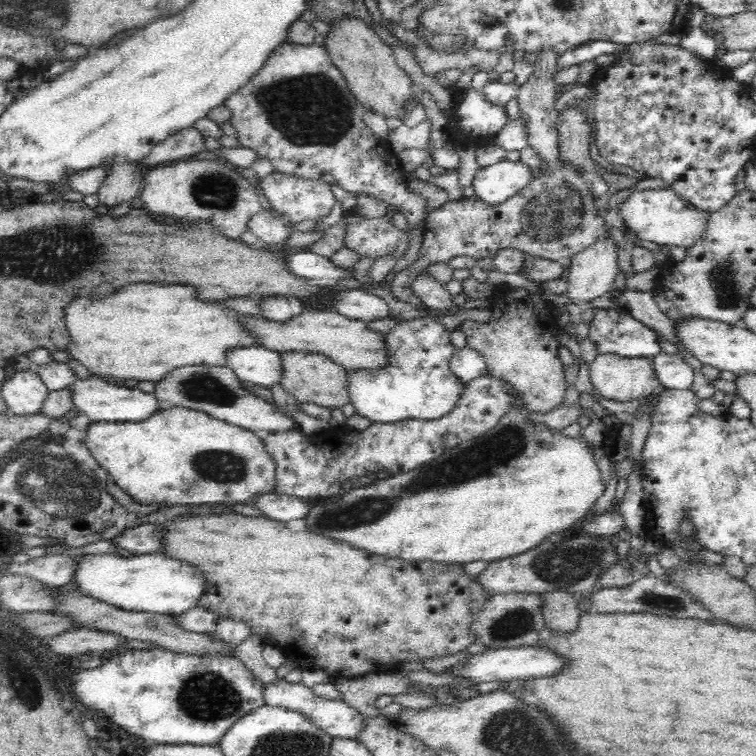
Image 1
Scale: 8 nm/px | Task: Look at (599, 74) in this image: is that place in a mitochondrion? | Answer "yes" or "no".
no

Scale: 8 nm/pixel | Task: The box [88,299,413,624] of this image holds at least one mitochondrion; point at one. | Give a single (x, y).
(220, 466)

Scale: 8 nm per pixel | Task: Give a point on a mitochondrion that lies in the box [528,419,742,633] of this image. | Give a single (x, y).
(565, 566)

